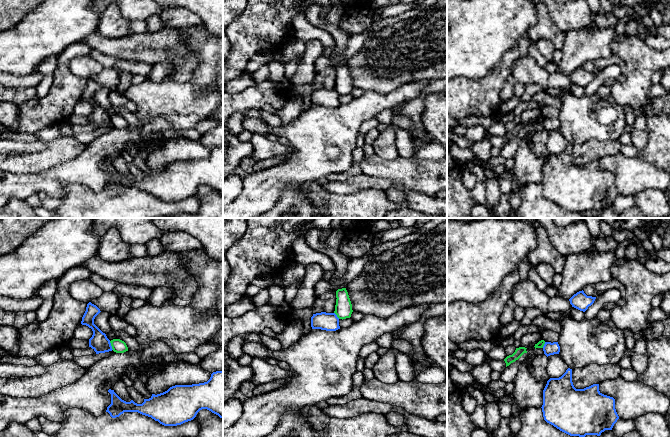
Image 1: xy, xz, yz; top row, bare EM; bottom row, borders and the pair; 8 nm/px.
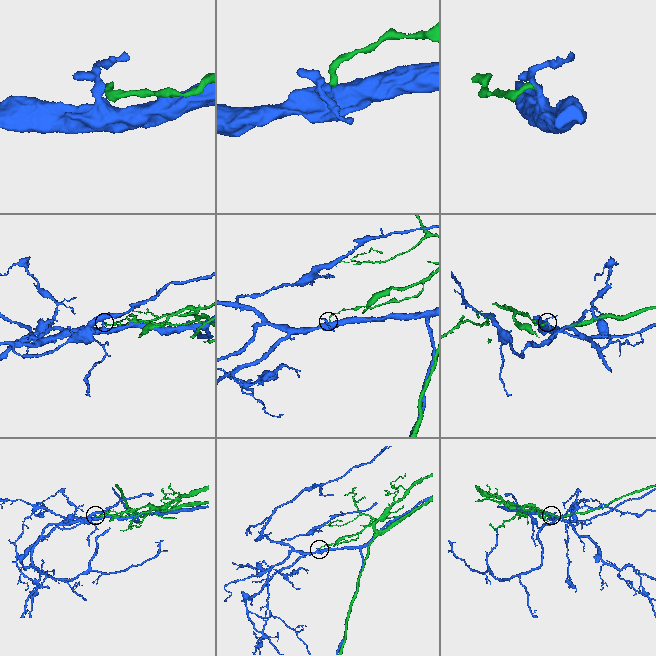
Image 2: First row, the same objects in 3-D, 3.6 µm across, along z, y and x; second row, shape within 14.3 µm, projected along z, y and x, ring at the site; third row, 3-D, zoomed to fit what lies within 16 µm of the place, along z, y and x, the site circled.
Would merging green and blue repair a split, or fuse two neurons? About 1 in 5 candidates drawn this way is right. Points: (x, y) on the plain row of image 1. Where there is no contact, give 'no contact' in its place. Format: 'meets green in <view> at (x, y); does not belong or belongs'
meets green in xy at (111, 121); does not belong

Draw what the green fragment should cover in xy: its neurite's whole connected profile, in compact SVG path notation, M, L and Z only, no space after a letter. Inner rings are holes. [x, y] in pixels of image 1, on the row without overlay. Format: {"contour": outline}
{"contour": "M113 115L110 117L112 125L116 129L124 129L128 127L126 119L120 115Z"}

